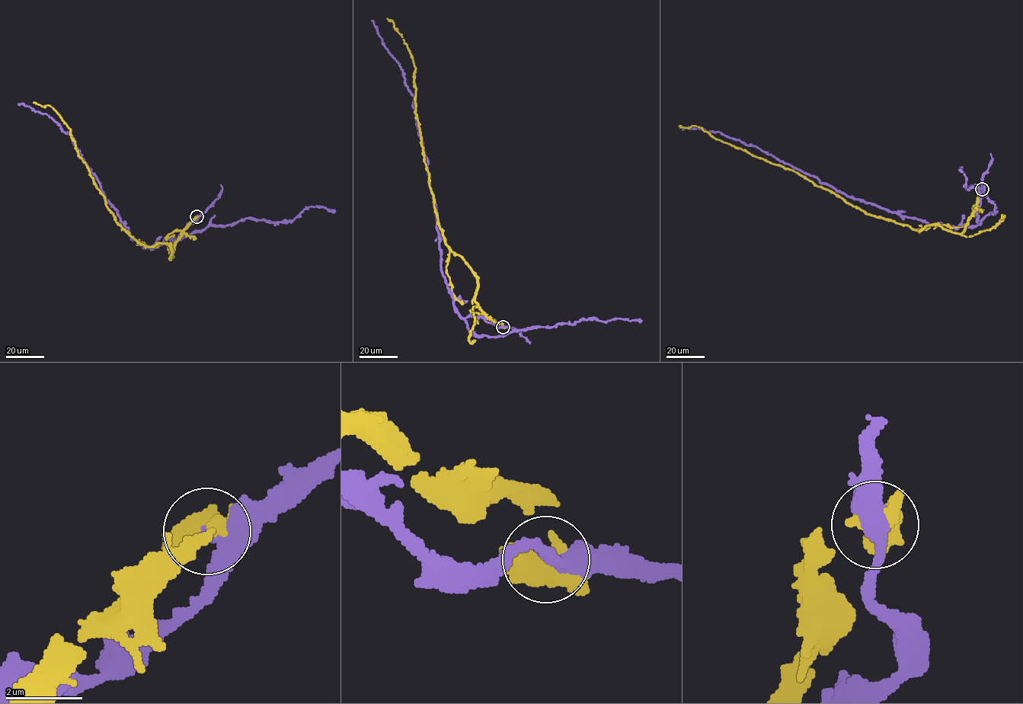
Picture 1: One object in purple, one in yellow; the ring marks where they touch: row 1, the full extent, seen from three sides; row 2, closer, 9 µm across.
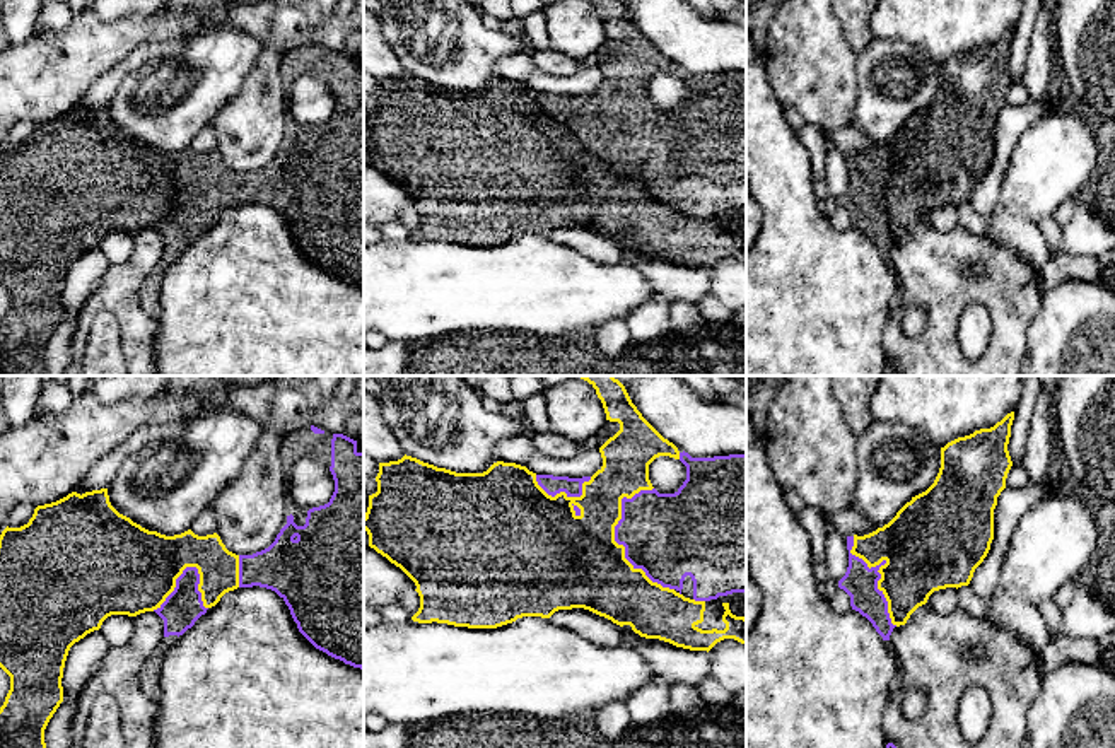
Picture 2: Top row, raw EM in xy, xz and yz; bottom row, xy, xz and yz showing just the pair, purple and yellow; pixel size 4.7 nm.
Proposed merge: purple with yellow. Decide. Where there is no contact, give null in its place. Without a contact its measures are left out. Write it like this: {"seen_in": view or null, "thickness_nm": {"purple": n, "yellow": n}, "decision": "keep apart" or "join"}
{"seen_in": "xz", "thickness_nm": {"purple": 400, "yellow": 440}, "decision": "keep apart"}

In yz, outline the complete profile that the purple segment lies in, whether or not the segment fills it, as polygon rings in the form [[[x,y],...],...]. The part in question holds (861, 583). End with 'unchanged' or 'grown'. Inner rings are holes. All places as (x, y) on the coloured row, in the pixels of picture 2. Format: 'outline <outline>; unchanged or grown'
outline [[[847,536],[849,567],[845,576],[838,581],[838,587],[850,596],[852,610],[866,617],[883,640],[890,640],[896,625],[891,623],[888,601],[883,591],[878,589],[878,581],[881,579],[878,570],[886,560],[869,569],[862,558],[850,553],[852,546],[854,536]]]; unchanged

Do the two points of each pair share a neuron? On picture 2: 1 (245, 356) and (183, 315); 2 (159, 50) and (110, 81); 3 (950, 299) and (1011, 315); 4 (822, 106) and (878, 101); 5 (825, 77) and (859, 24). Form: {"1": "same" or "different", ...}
{"1": "same", "2": "same", "3": "same", "4": "different", "5": "different"}

